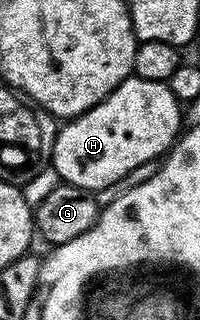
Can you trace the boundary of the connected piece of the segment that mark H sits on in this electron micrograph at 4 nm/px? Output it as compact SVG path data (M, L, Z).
M132 74L122 80L100 104L66 121L56 131L50 163L55 164L55 172L62 183L98 190L125 178L125 174L129 174L129 170L137 170L137 166L158 161L180 135L179 120L181 124L180 101L175 99L175 95L167 89L166 84L149 82Z

